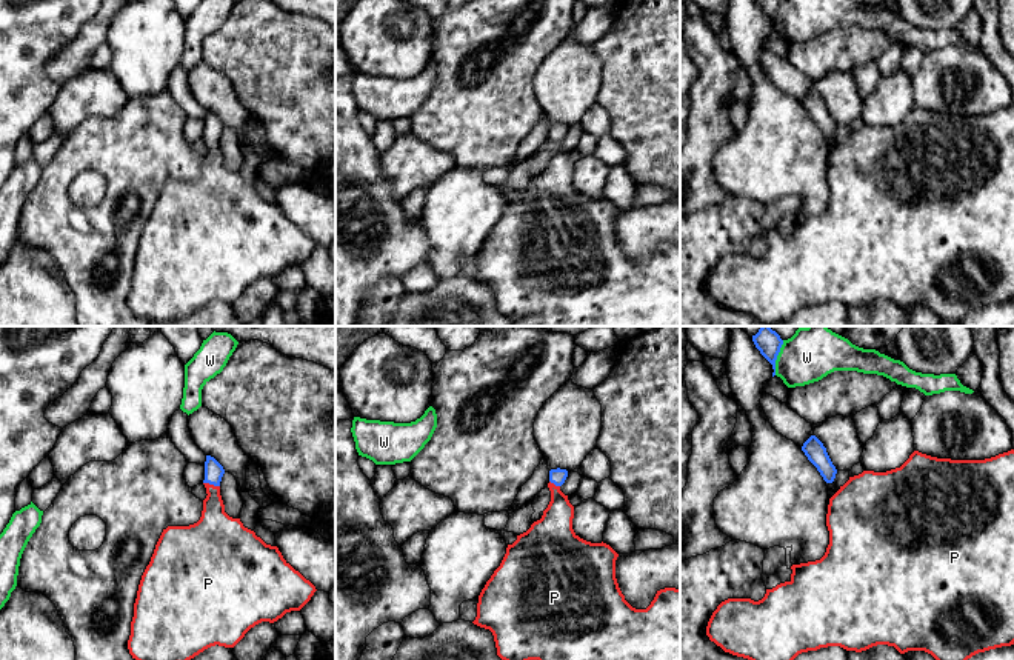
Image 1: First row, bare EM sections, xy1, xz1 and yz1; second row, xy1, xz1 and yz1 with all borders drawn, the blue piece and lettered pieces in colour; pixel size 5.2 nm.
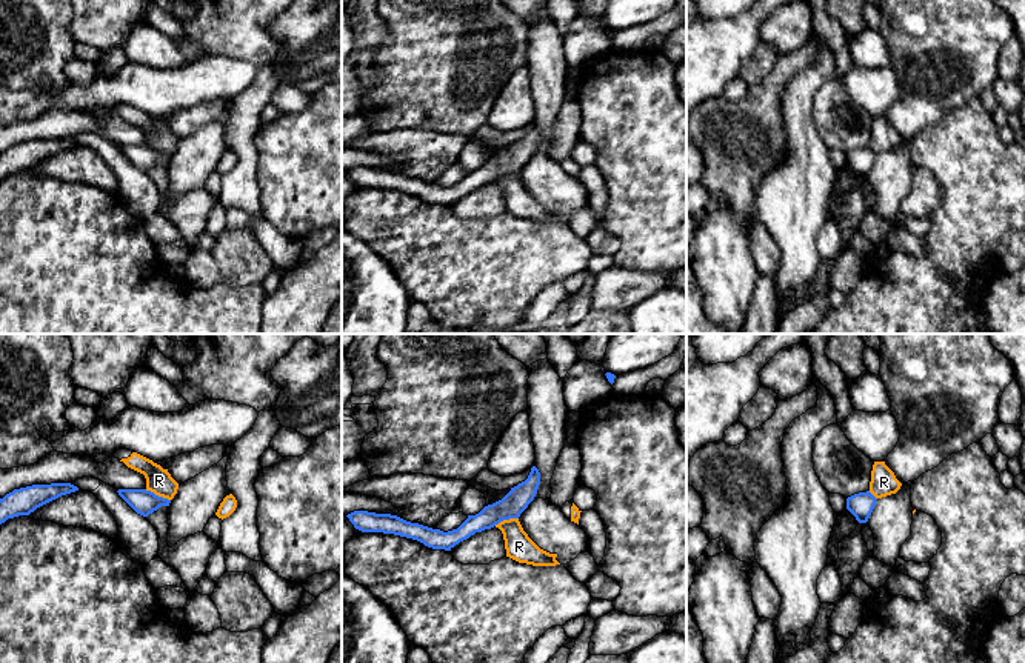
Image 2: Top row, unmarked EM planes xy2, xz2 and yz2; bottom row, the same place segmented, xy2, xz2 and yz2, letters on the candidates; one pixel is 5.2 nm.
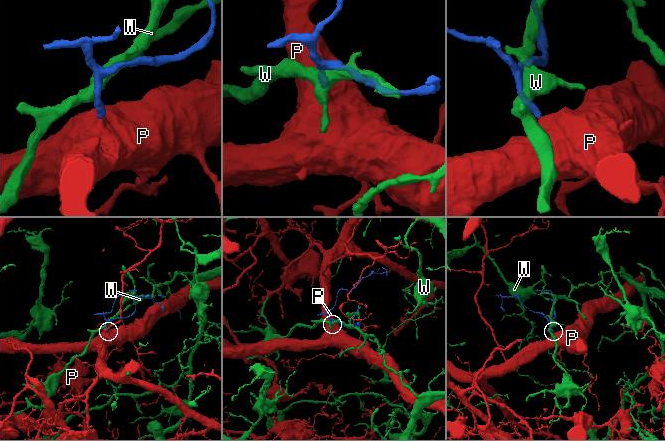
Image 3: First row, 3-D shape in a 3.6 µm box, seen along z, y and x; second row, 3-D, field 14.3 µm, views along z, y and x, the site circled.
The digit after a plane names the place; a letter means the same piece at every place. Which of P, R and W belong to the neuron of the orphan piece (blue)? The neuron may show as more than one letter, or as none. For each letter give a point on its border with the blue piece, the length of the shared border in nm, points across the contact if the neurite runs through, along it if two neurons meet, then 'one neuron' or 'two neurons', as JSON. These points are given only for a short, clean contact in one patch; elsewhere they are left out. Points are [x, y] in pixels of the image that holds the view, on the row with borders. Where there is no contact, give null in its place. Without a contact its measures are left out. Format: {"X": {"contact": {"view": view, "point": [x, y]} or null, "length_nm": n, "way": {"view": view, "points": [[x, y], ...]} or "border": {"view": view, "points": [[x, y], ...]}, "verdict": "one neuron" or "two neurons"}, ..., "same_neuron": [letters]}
{"P": {"contact": {"view": "xy1", "point": [211, 483]}, "length_nm": 90, "way": {"view": "xy1", "points": [[214, 471], [211, 483], [216, 531]]}, "verdict": "one neuron"}, "R": {"contact": {"view": "xy2", "point": [157, 496]}, "length_nm": 150, "border": {"view": "xy2", "points": [[145, 489], [170, 500]]}, "verdict": "two neurons"}, "W": {"contact": {"view": "yz1", "point": [776, 357]}, "length_nm": 190, "verdict": "two neurons"}, "same_neuron": ["P"]}

